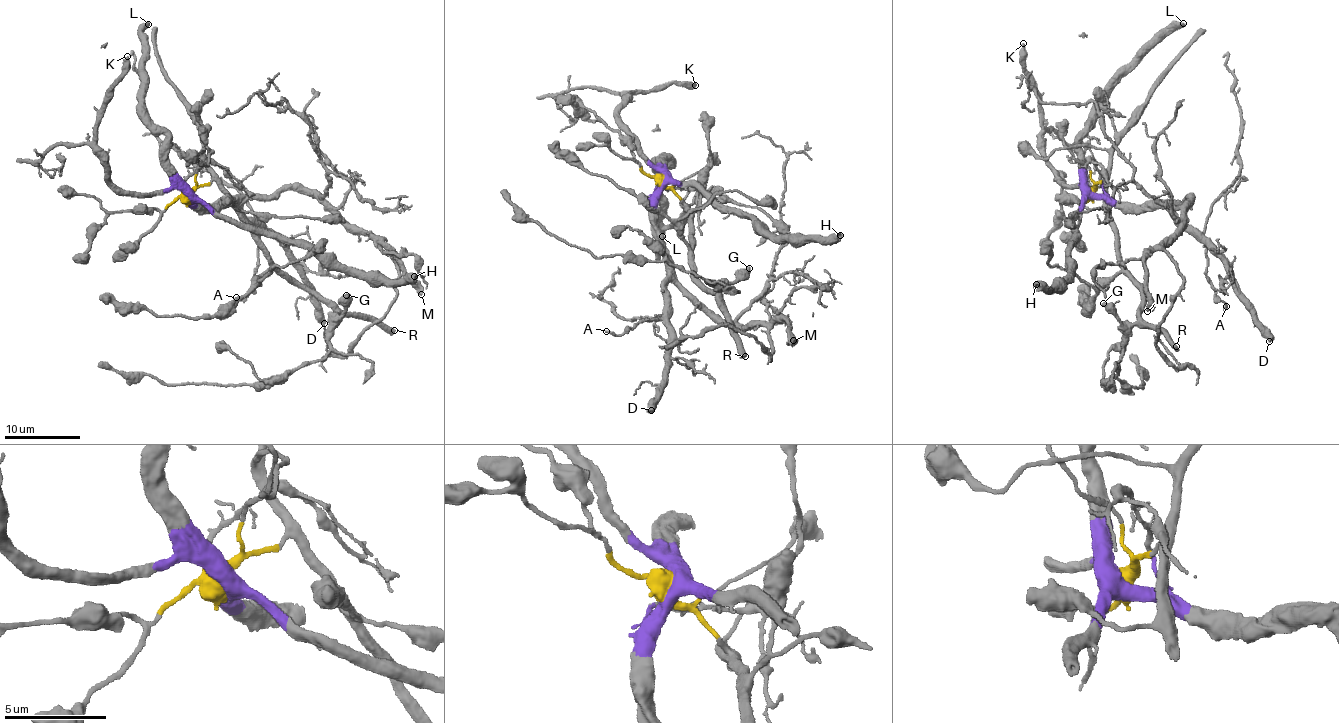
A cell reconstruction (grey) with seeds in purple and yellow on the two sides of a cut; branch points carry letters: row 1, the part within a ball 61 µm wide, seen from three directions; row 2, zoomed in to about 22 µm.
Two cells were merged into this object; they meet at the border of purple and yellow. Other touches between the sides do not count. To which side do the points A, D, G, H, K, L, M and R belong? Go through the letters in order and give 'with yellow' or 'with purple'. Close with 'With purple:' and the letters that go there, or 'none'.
A: with purple
D: with purple
G: with yellow
H: with purple
K: with purple
L: with purple
M: with purple
R: with yellow
With purple: A, D, H, K, L, M

